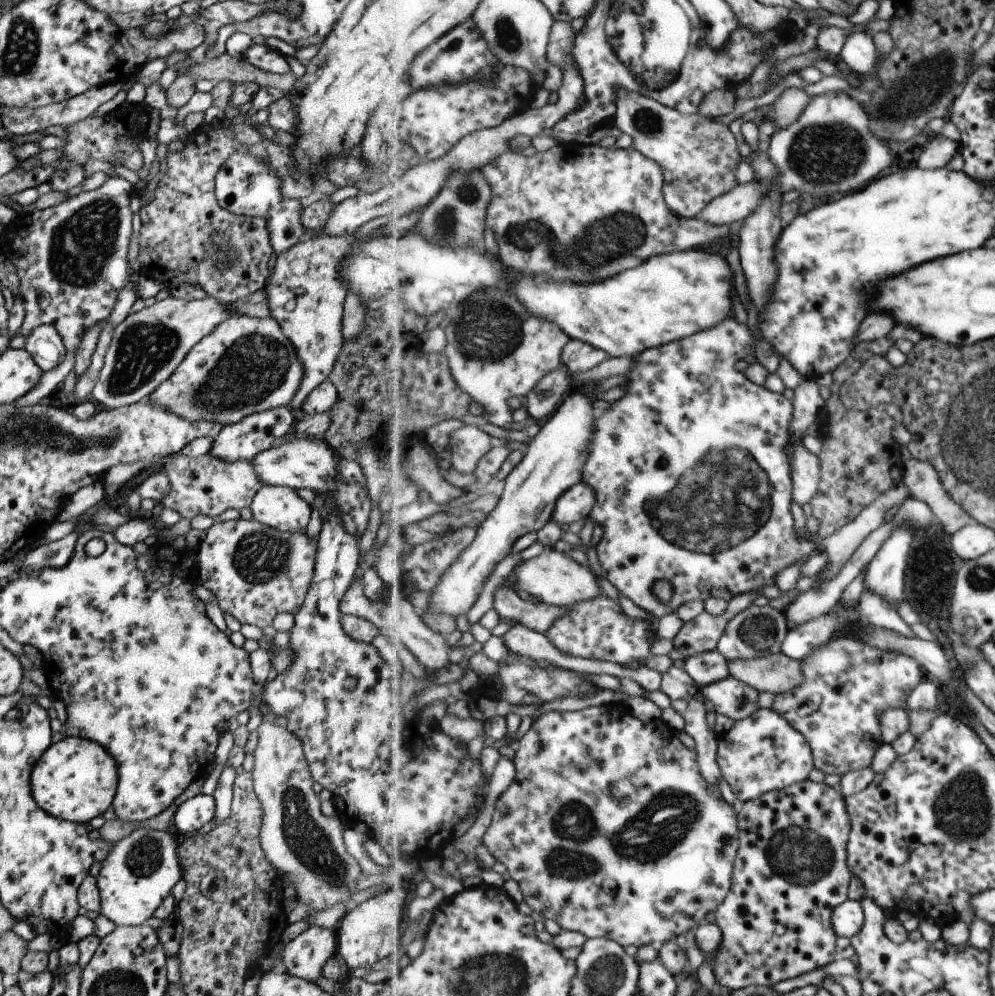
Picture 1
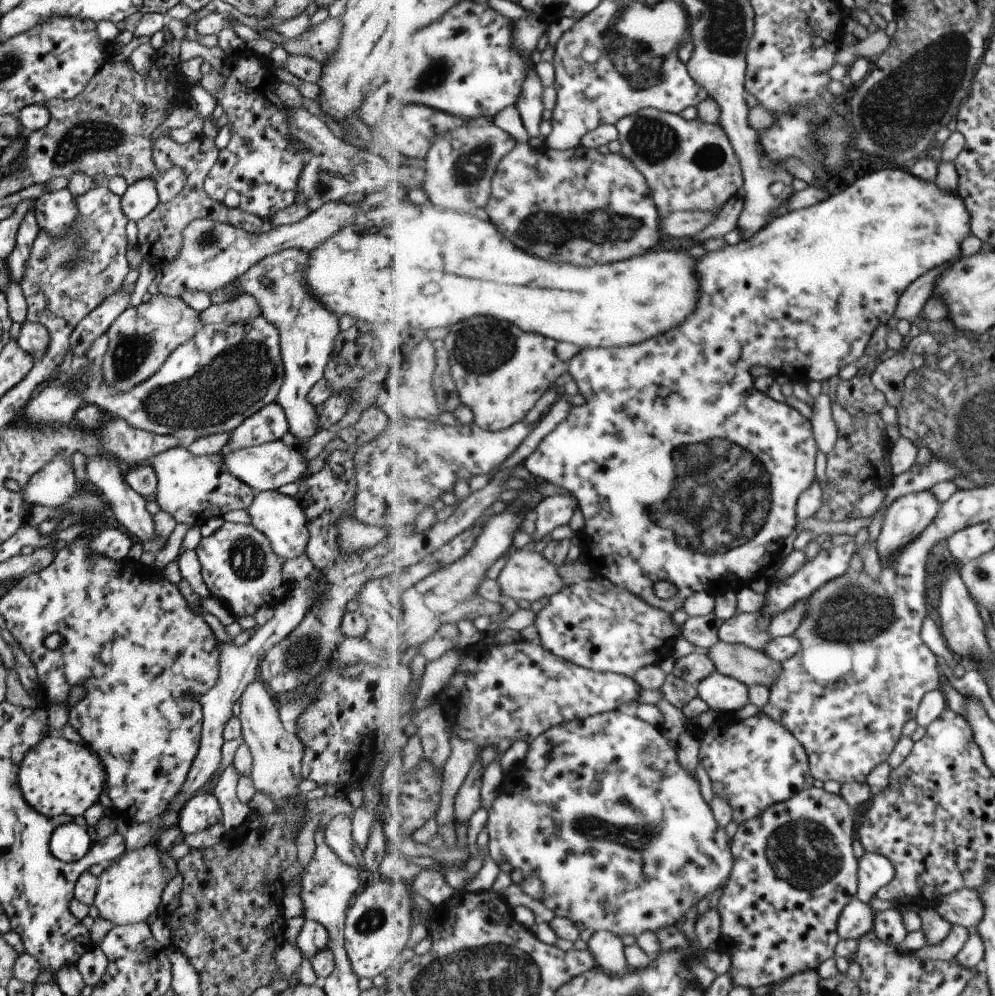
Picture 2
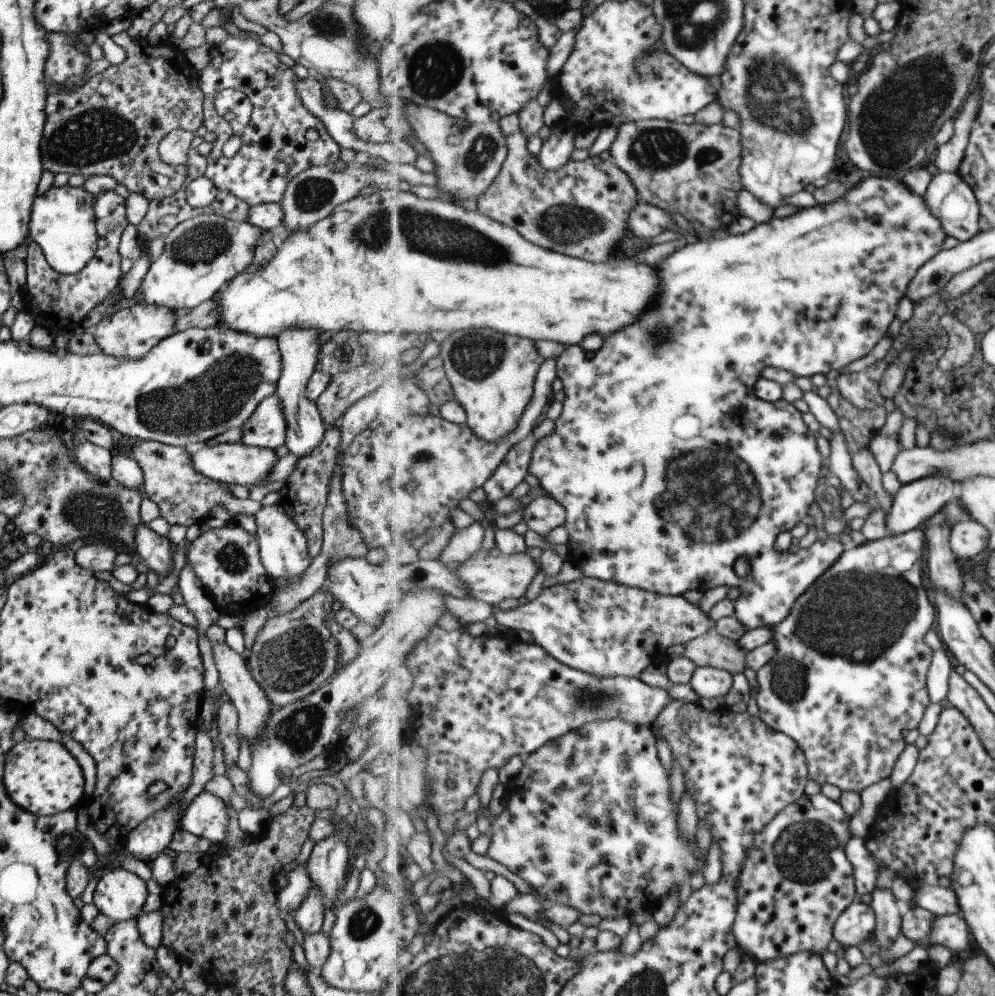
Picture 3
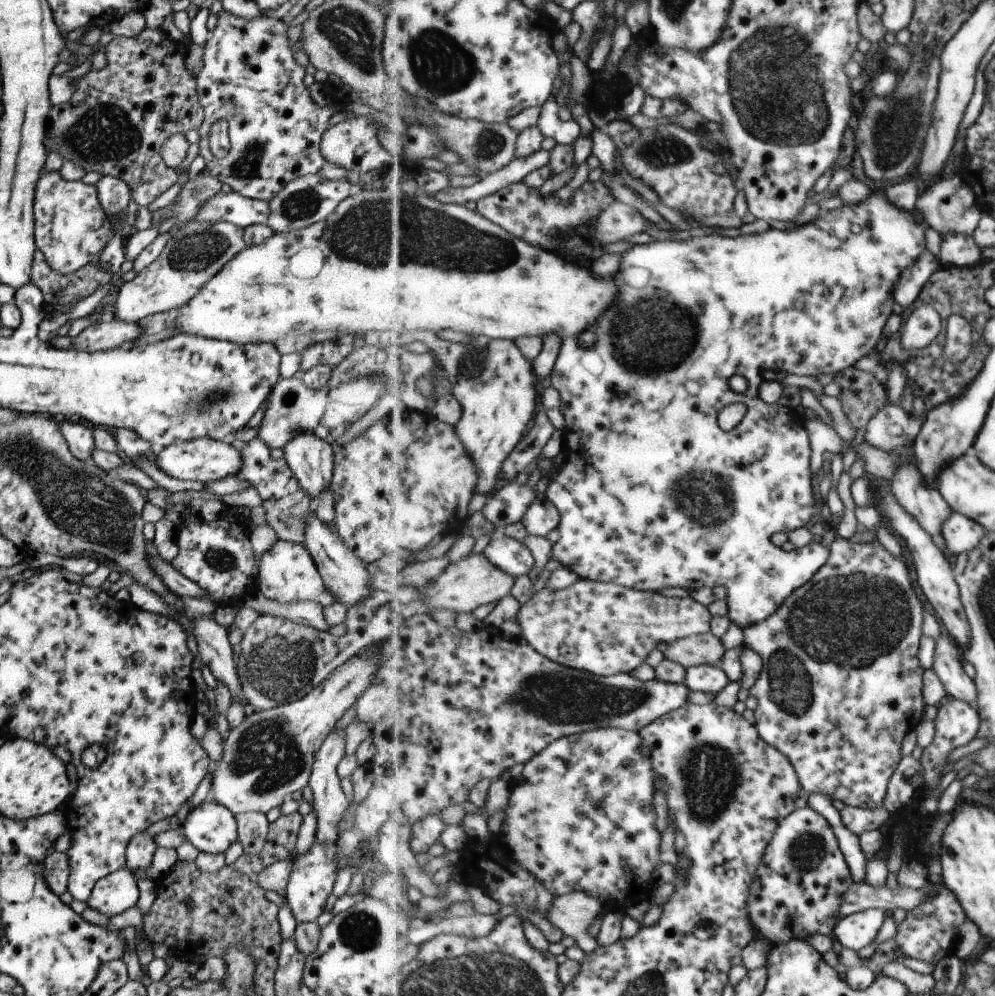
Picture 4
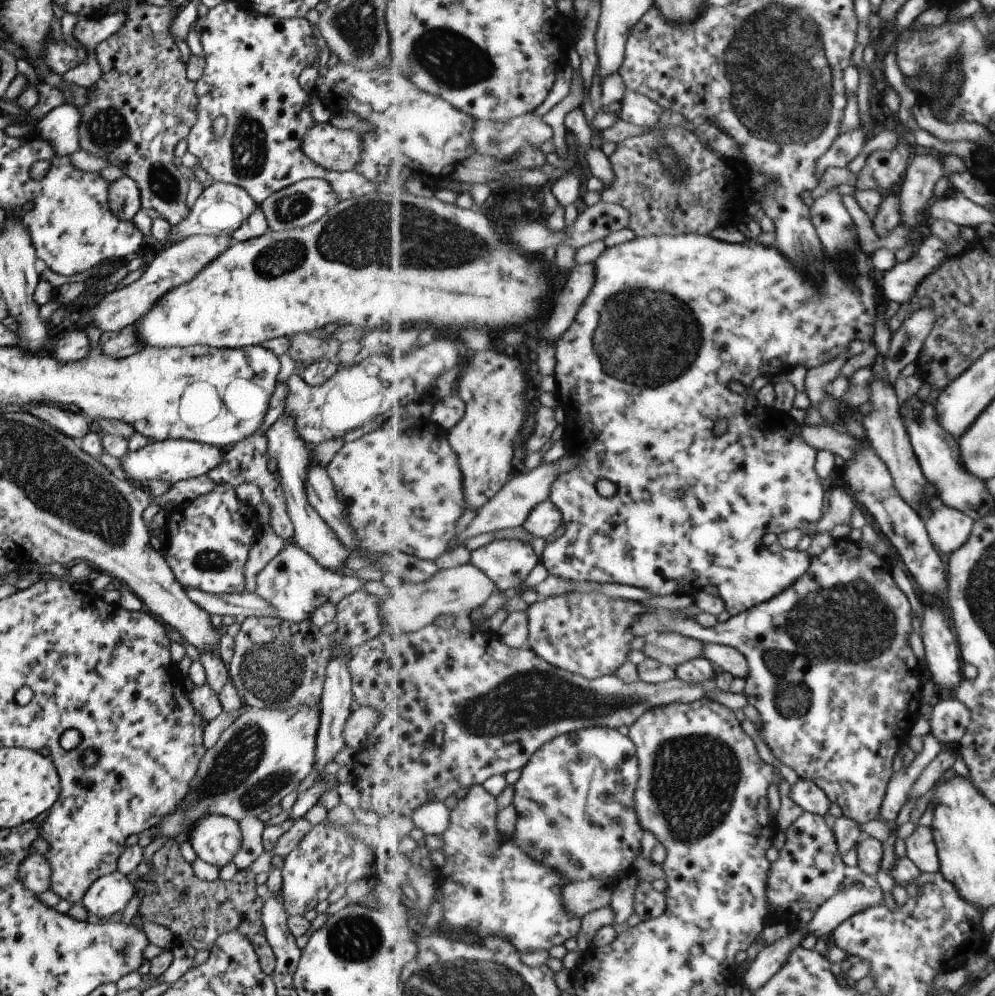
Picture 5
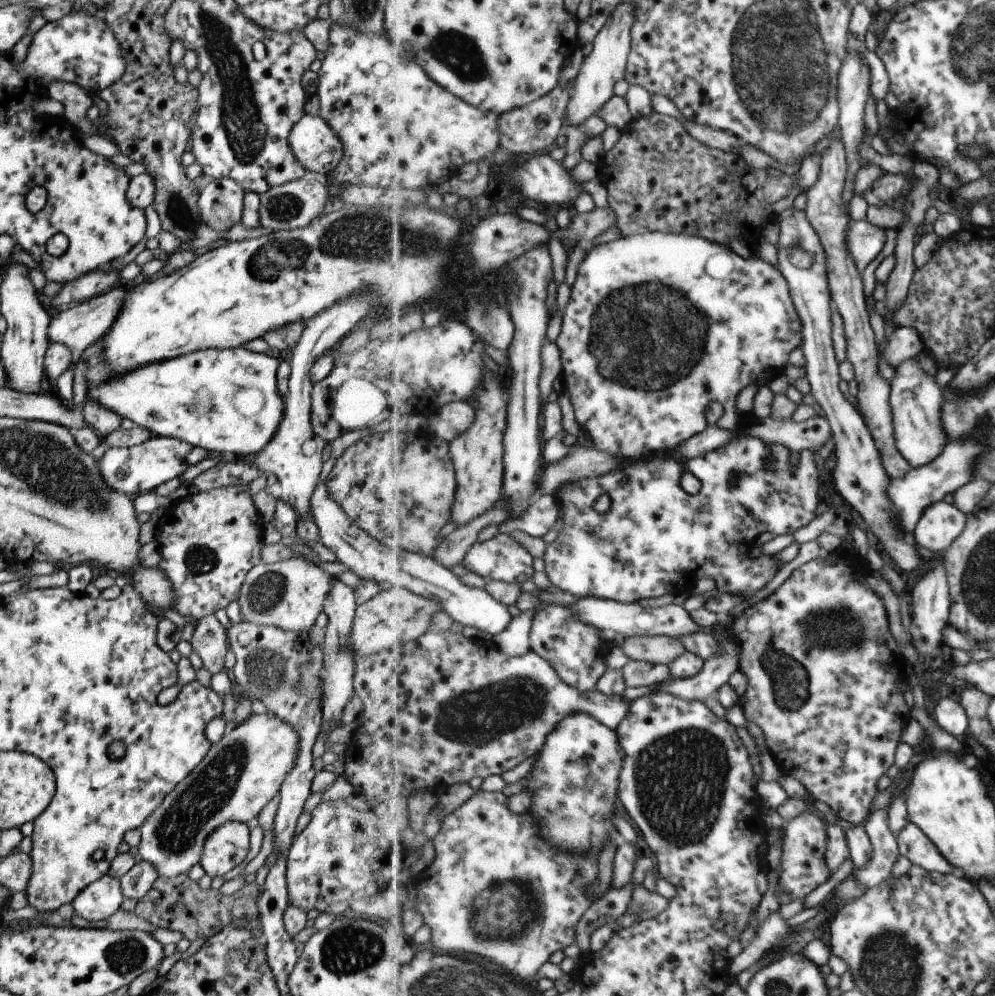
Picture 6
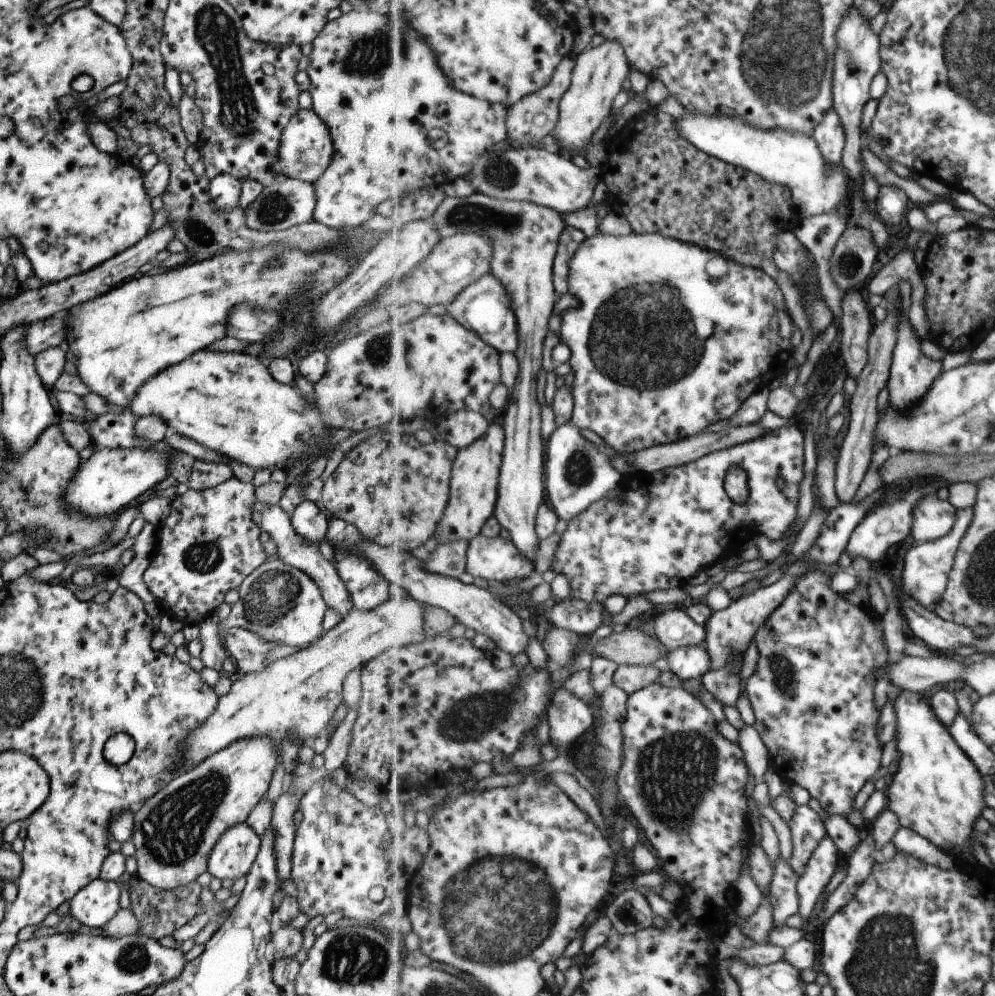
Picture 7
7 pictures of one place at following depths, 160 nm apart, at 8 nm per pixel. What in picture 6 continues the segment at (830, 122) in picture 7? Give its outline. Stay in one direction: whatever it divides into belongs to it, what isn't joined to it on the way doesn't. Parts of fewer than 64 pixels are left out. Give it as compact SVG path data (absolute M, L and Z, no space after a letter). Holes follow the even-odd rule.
M837 137L824 152L819 182L807 190L808 205L805 211L826 250L827 276L832 300L844 320L848 340L848 361L854 364L855 379L859 384L859 392L856 395L859 410L871 434L874 435L878 449L881 451L884 467L890 477L892 479L905 478L913 466L896 445L894 414L890 403L892 384L887 382L887 379L880 373L880 348L875 344L875 332L869 320L868 302L863 292L863 278L848 247L848 230L852 220L849 216L849 206L844 199L847 178L846 148L843 141Z

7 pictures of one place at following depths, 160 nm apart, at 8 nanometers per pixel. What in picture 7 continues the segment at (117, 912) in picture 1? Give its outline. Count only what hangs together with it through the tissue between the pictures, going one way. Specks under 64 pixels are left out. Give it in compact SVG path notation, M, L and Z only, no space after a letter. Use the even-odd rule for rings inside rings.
M97 877L80 888L72 897L68 917L89 928L100 928L118 909L120 886L117 881Z

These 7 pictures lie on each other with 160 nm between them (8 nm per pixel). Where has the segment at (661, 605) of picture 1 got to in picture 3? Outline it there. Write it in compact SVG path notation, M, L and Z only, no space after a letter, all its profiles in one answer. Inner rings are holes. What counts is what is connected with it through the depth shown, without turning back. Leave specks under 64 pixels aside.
M873 177L859 181L854 185L852 189L847 191L847 194L836 200L832 203L819 204L819 206L807 207L798 209L796 213L785 217L785 218L776 218L773 219L773 222L769 221L768 223L756 224L756 226L751 229L749 234L738 234L738 235L729 235L724 234L722 236L717 236L717 240L708 239L708 240L689 240L682 249L673 253L673 256L669 256L667 260L661 260L659 266L659 278L661 278L661 308L645 314L647 318L639 320L637 324L629 326L627 330L621 330L619 334L613 334L603 348L598 349L596 352L589 352L580 345L571 345L568 346L568 349L561 354L558 359L558 382L559 386L563 388L566 394L566 399L563 402L563 411L561 413L561 418L557 420L557 428L555 432L557 434L550 434L546 437L543 437L538 440L538 443L535 445L532 461L529 467L530 474L534 475L538 480L540 486L554 499L557 499L560 503L563 503L563 506L566 507L568 517L566 518L565 528L569 532L569 546L571 547L570 560L576 564L583 576L585 577L595 577L598 579L603 579L604 581L615 581L630 587L635 587L638 589L645 589L654 593L659 593L667 596L681 596L690 591L703 591L706 593L708 590L713 590L714 588L720 586L735 586L739 587L741 590L741 596L736 600L736 618L739 619L750 631L751 629L758 629L761 627L774 627L780 622L783 622L783 619L788 617L788 614L791 614L791 611L794 609L794 604L801 598L815 582L817 582L824 574L827 572L838 560L842 557L842 554L847 550L846 545L841 544L839 539L825 539L822 541L819 539L813 546L809 548L804 548L799 550L797 553L790 554L787 553L787 550L784 552L777 552L775 550L775 540L781 532L789 532L793 530L799 522L806 522L808 520L807 512L809 512L811 504L815 502L815 490L819 482L823 479L824 472L826 471L823 466L823 456L819 452L819 446L817 446L817 438L814 432L809 429L809 426L803 422L803 413L798 412L797 408L791 403L787 402L784 398L778 400L777 402L764 401L762 398L759 398L759 395L756 393L756 385L758 380L761 378L761 372L763 368L767 366L777 367L785 369L794 376L815 376L815 374L828 375L831 371L840 371L846 366L849 366L851 362L867 356L877 344L879 340L886 336L891 322L898 317L898 306L901 300L903 300L907 294L908 289L910 288L911 281L914 280L915 275L919 272L919 269L922 269L923 266L927 264L932 258L937 256L937 253L945 250L944 244L948 234L942 225L942 222L932 213L932 208L927 204L926 198L920 194L915 194L915 191L912 191L902 180L895 180L893 178L878 178ZM739 558L745 558L749 565L751 566L750 574L745 578L739 578L735 574L735 564Z

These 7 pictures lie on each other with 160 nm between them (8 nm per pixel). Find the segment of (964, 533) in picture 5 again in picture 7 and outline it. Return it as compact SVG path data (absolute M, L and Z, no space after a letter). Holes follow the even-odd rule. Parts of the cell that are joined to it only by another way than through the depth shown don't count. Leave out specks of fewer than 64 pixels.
M927 495L914 509L912 538L919 543L939 540L948 535L958 519L958 509L949 500Z

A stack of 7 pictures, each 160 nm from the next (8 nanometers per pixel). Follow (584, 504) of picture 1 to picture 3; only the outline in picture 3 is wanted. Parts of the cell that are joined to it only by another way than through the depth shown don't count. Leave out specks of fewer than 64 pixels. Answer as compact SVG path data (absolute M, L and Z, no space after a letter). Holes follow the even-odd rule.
M549 495L531 500L522 513L527 529L541 536L547 536L557 526L565 526L567 517L563 503Z

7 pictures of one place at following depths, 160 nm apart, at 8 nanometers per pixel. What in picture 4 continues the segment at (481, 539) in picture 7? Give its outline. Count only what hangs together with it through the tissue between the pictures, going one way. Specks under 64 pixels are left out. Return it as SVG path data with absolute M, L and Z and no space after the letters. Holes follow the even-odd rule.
M504 536L500 540L491 541L482 553L499 570L511 574L511 578L534 575L536 559L523 541Z

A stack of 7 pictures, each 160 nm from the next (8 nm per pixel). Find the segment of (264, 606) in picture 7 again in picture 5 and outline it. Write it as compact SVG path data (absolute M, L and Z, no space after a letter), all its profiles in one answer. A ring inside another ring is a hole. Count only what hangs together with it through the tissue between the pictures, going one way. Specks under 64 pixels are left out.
M290 540L256 574L254 593L276 610L274 618L298 623L309 619L310 614L316 608L323 606L325 602L335 605L344 596L359 590L365 582L355 575L346 576L324 569L318 565L318 562L315 562L314 558L311 558Z

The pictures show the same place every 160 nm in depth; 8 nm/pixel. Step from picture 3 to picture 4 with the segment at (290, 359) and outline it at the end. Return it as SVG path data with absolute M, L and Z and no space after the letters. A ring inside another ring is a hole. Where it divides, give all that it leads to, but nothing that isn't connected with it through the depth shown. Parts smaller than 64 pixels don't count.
M309 433L293 436L282 447L285 464L313 504L321 492L329 489L334 449L334 445Z

